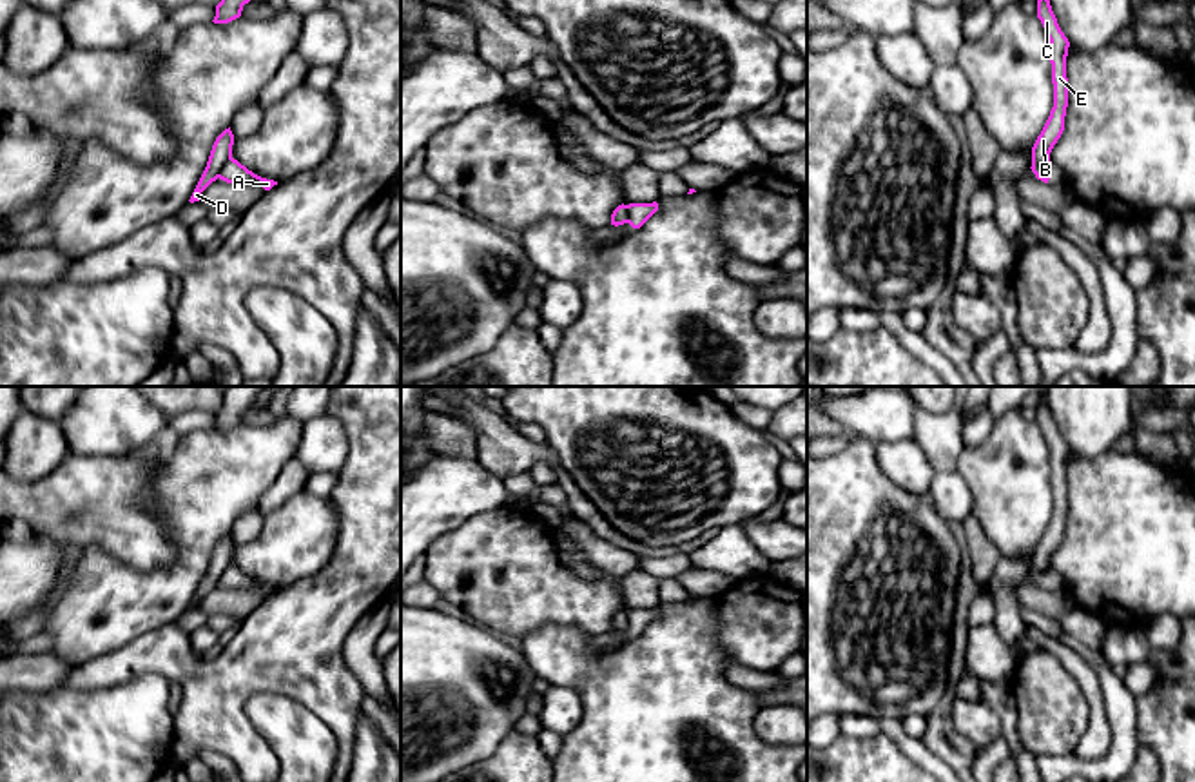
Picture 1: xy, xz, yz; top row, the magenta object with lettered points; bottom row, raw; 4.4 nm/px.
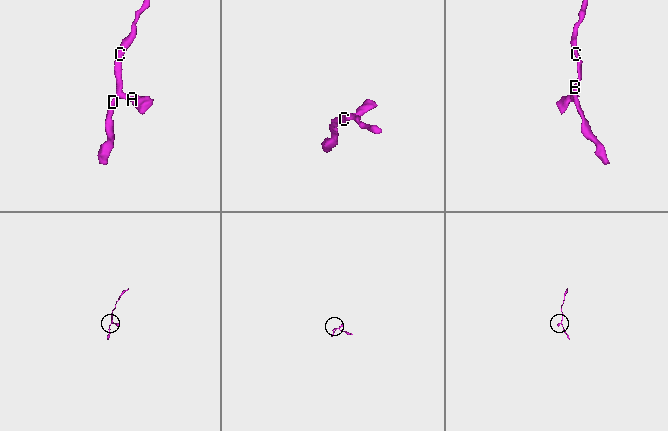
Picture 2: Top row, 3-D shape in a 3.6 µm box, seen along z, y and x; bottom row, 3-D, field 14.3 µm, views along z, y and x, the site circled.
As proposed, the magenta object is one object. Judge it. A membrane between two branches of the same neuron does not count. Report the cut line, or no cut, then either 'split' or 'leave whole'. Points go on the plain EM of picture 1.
cut in xy along (231, 563), (218, 583); split

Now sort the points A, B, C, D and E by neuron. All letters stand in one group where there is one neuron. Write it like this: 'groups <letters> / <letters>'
groups A / B C D E

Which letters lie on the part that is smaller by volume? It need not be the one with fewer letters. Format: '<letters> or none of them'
A

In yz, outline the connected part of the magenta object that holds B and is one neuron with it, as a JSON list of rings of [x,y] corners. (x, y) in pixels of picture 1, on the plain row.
[[[1044,392],[1037,406],[1037,425],[1041,426],[1050,446],[1054,513],[1032,553],[1032,572],[1050,572],[1050,559],[1064,537],[1064,523],[1068,513],[1066,463],[1070,448],[1057,430]]]

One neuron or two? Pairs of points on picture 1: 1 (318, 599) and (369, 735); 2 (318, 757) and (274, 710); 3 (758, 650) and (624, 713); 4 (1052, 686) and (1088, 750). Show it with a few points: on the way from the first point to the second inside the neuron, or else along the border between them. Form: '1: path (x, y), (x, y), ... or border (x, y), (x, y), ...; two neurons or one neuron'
1: border (361, 710), (356, 721), (356, 752), (352, 755); two neurons
2: path (314, 741), (314, 733), (291, 712); one neuron
3: border (718, 621), (718, 643), (733, 661); two neurons
4: border (1085, 695), (1088, 723), (1072, 753); two neurons

